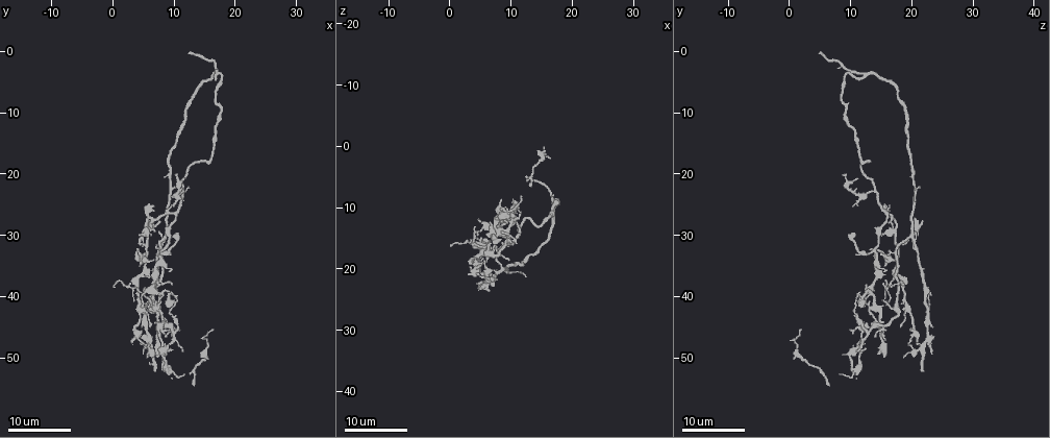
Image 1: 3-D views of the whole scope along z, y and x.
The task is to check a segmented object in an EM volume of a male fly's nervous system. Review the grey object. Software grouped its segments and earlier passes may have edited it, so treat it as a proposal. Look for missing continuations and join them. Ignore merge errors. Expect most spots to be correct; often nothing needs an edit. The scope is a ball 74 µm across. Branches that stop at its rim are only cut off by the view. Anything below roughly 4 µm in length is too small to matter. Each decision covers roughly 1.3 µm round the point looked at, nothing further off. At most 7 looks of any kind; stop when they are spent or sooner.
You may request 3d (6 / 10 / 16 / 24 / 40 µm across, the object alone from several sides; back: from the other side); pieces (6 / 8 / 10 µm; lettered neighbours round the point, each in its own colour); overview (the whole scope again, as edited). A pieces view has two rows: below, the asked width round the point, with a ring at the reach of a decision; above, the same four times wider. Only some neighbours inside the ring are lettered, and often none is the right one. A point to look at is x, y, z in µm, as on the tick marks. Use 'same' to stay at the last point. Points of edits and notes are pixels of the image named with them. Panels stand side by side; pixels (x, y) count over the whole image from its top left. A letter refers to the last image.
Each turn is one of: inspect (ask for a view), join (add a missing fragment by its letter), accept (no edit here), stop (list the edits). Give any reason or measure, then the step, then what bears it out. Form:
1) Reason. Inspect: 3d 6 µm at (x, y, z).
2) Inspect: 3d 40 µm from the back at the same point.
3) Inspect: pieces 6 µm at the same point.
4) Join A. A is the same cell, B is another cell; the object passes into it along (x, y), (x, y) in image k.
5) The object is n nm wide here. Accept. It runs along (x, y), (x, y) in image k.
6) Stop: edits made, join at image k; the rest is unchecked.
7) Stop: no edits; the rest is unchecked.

Branch stops here. Inspect: 3d 24 µm at (6.0, 44.5, 18.5).

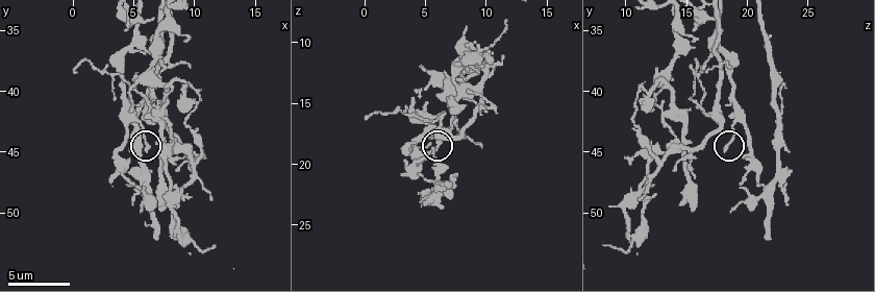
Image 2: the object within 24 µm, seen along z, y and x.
Inspect: pieces 8 µm at (6.2, 44.6, 18.2).

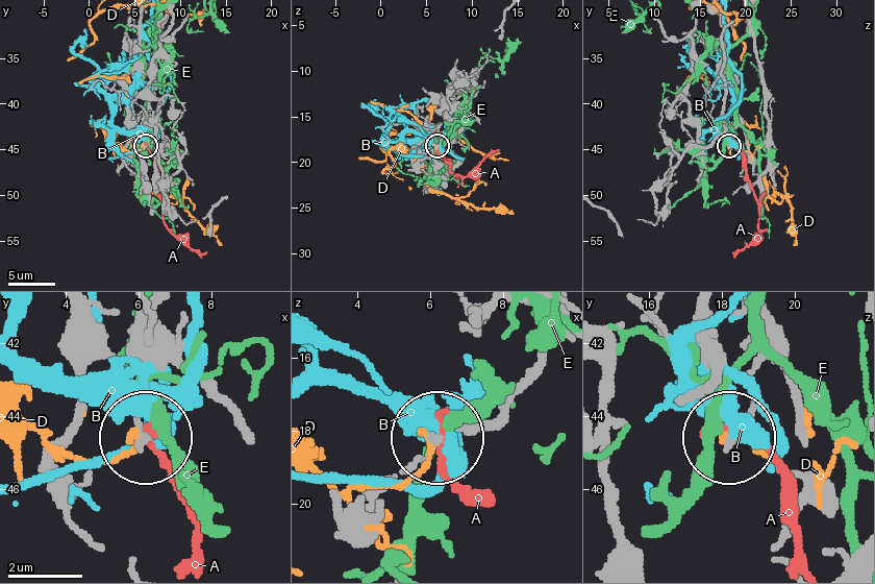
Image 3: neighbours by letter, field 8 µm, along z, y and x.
The object is 190 nm wide here. Accept. A, B, D and E are other cells; no lettered fragment goes on from it.

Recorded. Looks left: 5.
Free end. Inspect: pieces 8 µm at (11.4, 48.8, 11.0).

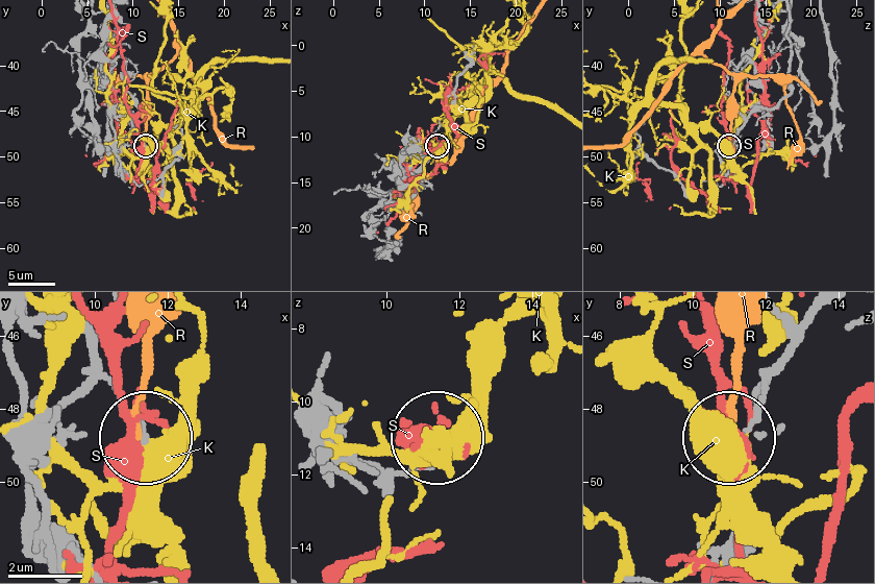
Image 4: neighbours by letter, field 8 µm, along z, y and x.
Accept. K, R and S are other cells; it runs along (85, 334), (92, 362), (145, 436) in image 4; none of them fits.

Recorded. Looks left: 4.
Tapers out. Inspect: 3d 10 µm at (8.8, 45.6, 10.0).

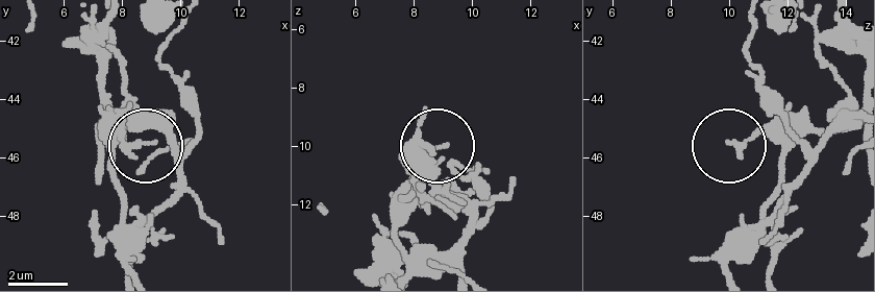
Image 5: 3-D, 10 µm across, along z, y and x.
Inspect: pieces 8 µm at (9.0, 45.4, 9.9).

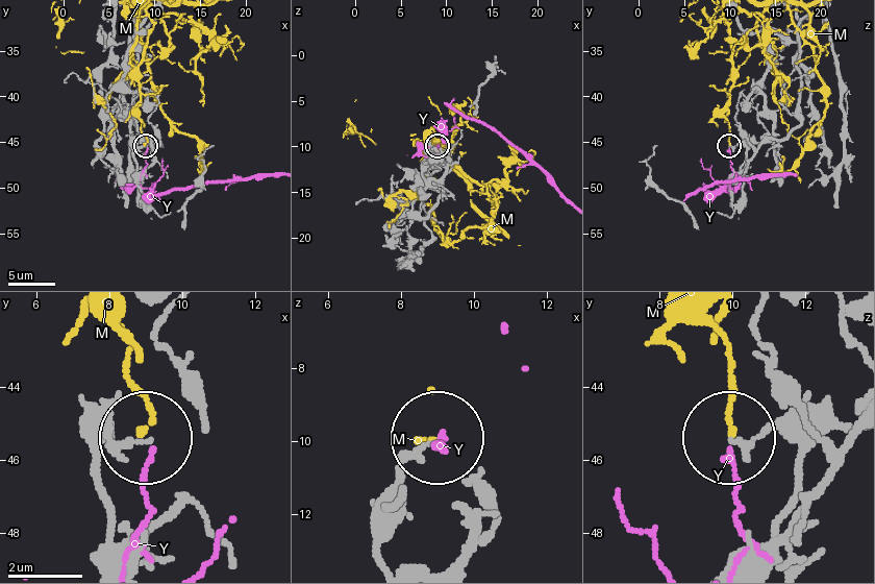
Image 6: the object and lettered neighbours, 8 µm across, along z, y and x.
Accept. M and Y are other cells; it runs along (83, 420), (146, 439) in image 6; no lettered fragment goes on from it.

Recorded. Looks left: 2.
Stop: no edits; the rest is unchecked.

